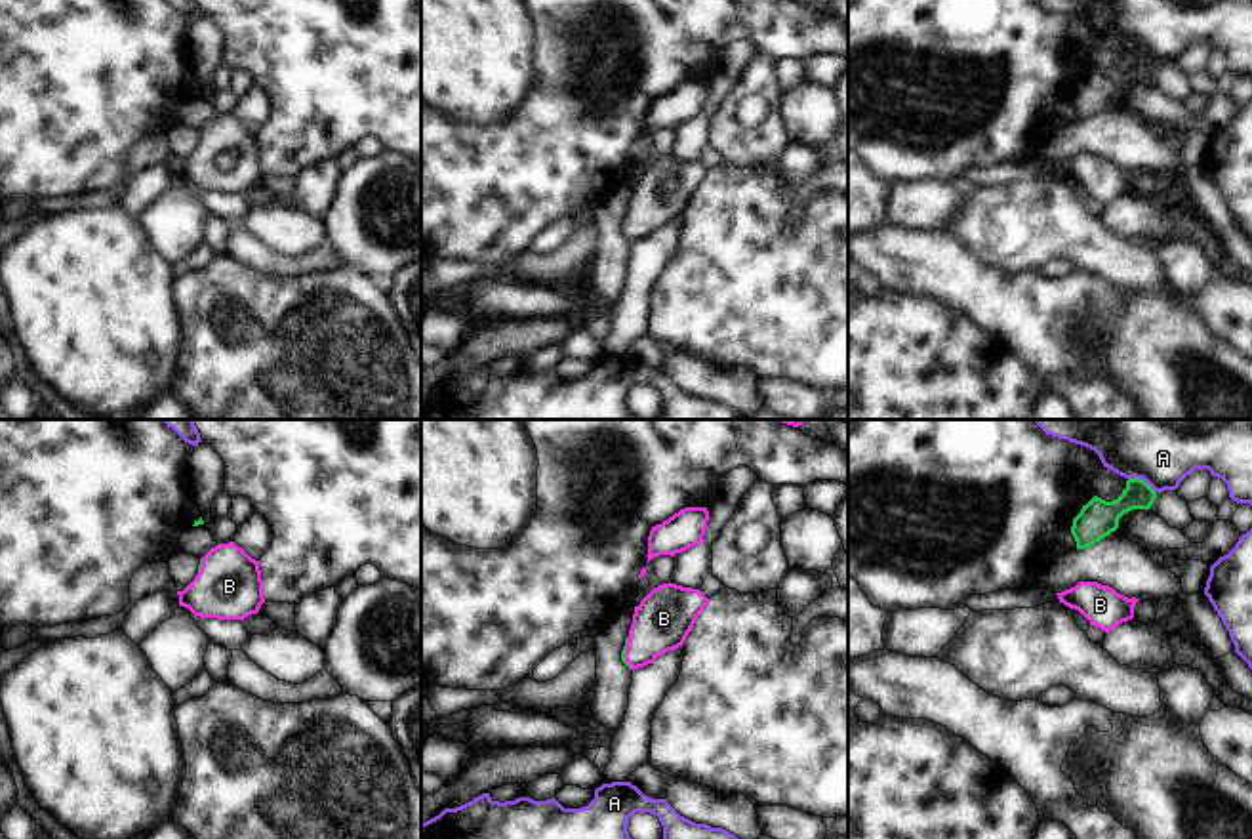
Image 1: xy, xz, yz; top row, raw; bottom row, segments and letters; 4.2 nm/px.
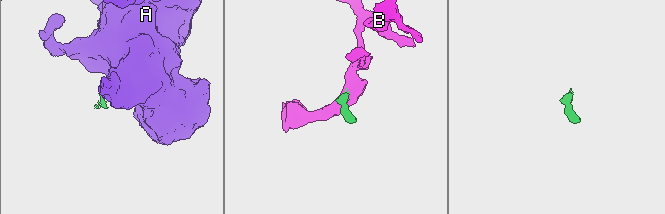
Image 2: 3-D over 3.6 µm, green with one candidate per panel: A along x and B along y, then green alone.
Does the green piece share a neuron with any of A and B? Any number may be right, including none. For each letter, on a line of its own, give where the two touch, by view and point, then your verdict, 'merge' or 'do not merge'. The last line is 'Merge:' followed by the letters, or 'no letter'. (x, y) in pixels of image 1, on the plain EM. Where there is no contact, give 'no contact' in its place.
A: contact yz (1140, 52); do not merge
B: contact xz (624, 225); merge
Merge: B

